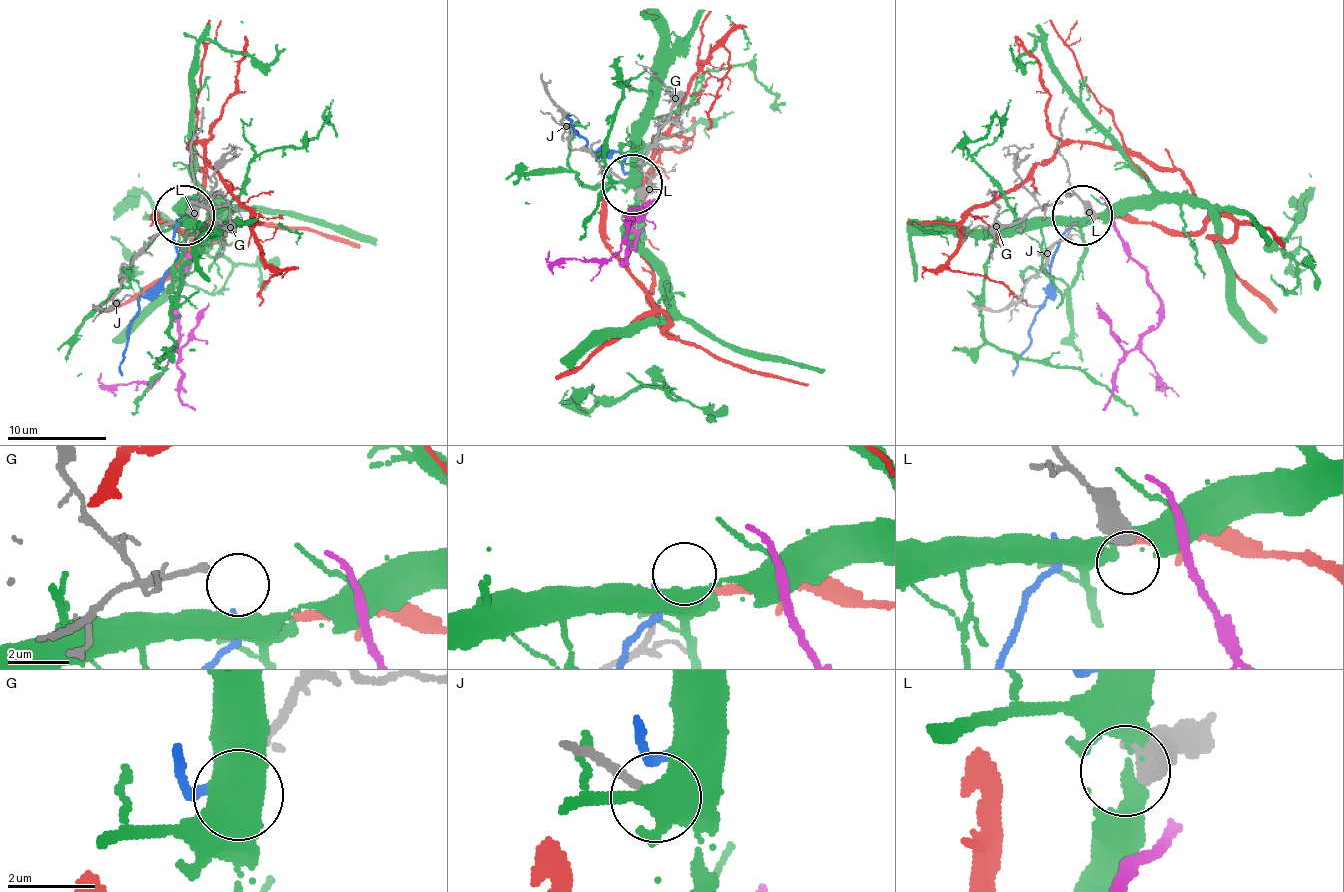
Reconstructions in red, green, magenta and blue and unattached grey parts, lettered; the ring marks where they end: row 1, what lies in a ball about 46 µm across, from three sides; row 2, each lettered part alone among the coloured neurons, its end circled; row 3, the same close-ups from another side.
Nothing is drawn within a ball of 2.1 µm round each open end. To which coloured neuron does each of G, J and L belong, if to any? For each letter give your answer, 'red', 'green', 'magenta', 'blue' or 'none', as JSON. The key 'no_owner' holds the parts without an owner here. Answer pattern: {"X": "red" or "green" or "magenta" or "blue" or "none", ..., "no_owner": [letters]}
{"G": "none", "J": "none", "L": "none", "no_owner": ["G", "J", "L"]}

